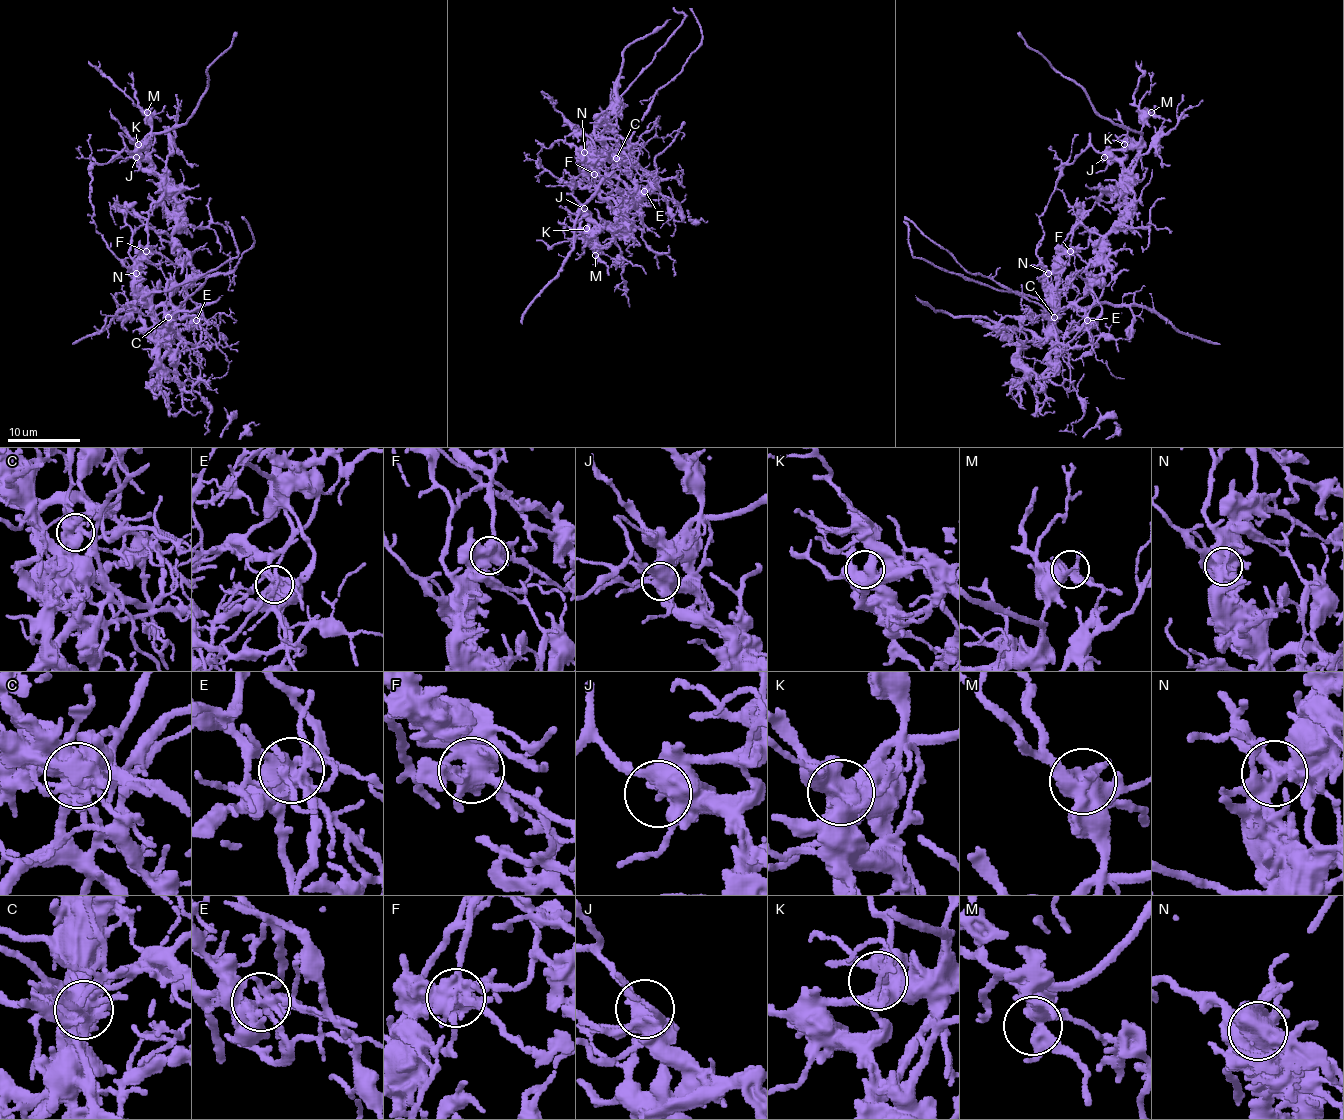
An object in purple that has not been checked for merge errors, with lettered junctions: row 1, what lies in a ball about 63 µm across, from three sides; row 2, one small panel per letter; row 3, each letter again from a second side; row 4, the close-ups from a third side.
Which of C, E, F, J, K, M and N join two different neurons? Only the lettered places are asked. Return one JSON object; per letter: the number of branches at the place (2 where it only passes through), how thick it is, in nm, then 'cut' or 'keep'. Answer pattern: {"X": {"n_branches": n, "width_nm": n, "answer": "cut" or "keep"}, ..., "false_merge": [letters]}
{"C": {"n_branches": 7, "width_nm": 550, "answer": "cut"}, "E": {"n_branches": 7, "width_nm": 440, "answer": "cut"}, "F": {"n_branches": 7, "width_nm": 550, "answer": "cut"}, "J": {"n_branches": 4, "width_nm": 480, "answer": "keep"}, "K": {"n_branches": 6, "width_nm": 500, "answer": "keep"}, "M": {"n_branches": 5, "width_nm": 400, "answer": "keep"}, "N": {"n_branches": 5, "width_nm": 380, "answer": "keep"}, "false_merge": ["C", "E", "F"]}

